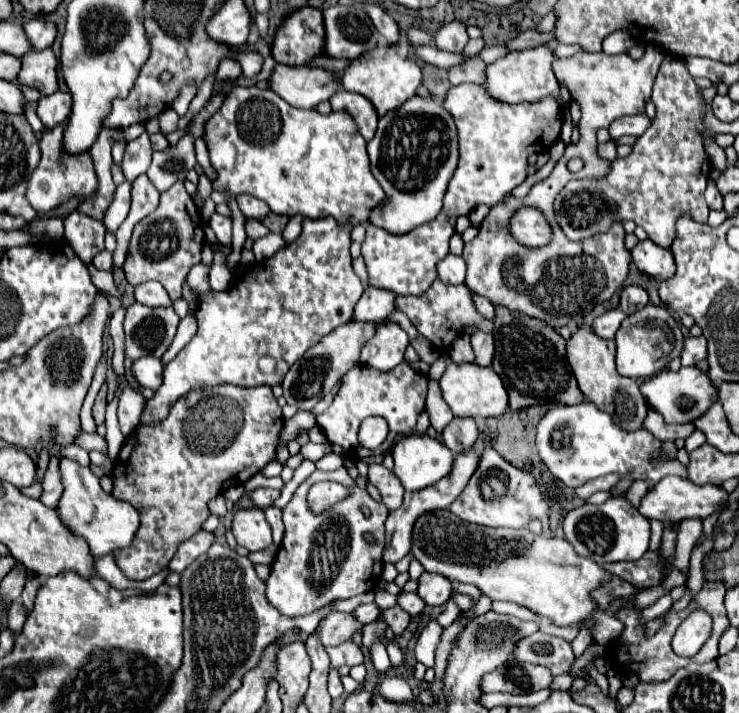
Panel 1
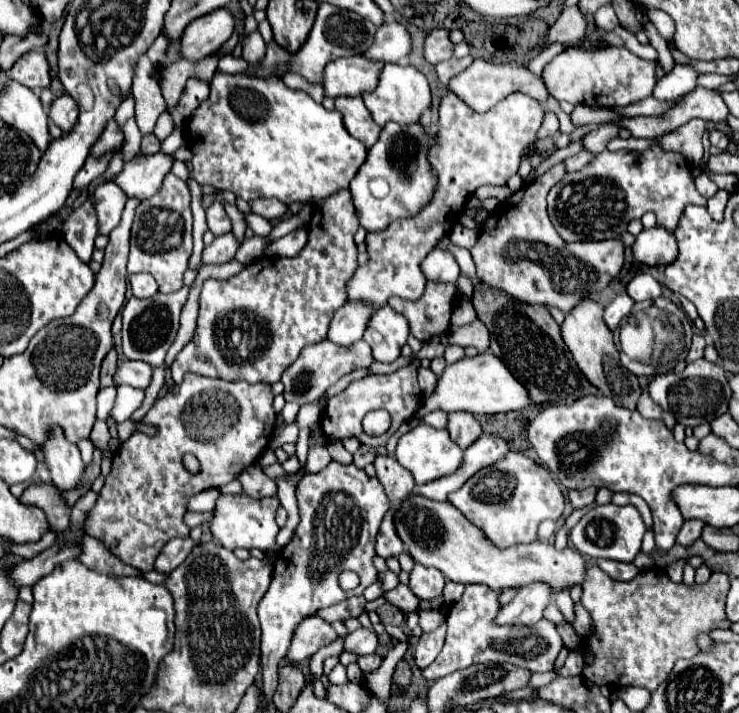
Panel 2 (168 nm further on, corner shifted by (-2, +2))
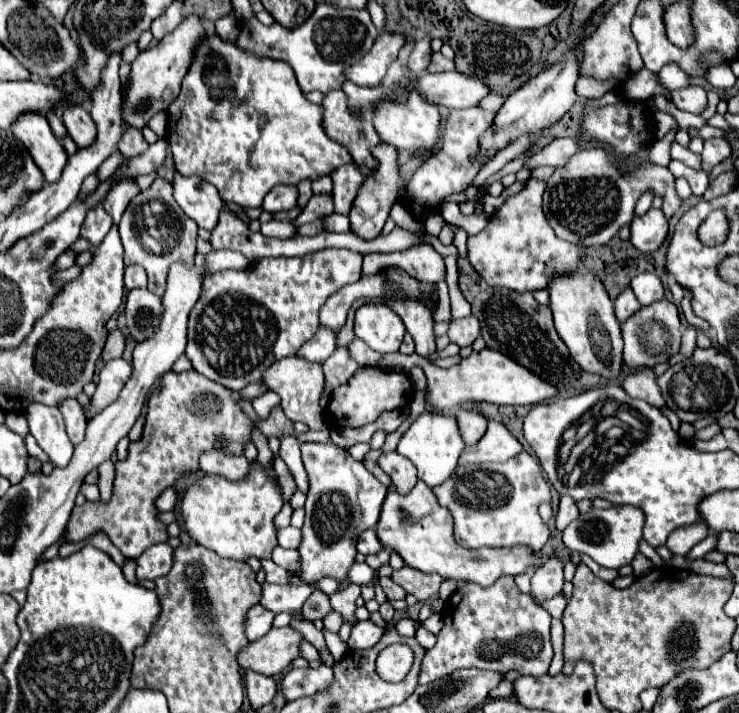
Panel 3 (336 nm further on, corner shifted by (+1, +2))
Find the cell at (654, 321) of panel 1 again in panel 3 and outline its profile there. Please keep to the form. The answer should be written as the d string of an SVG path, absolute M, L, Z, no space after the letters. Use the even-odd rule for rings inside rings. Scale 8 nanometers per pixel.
M659 300L649 306L643 306L641 312L633 314L627 322L621 324L623 330L623 340L625 340L625 350L623 350L623 362L631 368L647 368L655 366L657 362L667 362L671 354L679 352L681 344L681 320L679 320L679 310L673 302L669 300ZM653 324L659 326L659 334L653 330Z

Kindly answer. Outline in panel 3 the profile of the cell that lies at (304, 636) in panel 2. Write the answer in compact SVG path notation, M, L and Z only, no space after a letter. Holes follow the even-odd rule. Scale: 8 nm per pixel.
M291 626L271 628L261 640L249 642L237 654L237 664L241 664L241 670L253 670L265 676L281 674L299 656L299 642L301 634Z

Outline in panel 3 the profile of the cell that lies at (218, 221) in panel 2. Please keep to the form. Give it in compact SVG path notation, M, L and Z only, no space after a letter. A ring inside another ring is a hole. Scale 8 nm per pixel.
M175 172L173 190L181 210L187 216L191 216L199 228L213 230L217 226L223 200L219 198L219 192L217 188L213 188L213 184L197 176L191 178L191 176L181 176L179 172Z

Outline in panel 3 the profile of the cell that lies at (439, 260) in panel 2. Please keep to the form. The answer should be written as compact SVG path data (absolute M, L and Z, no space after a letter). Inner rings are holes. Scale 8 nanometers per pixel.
M419 244L417 248L407 248L405 252L389 254L365 254L363 256L363 276L369 276L377 270L397 266L419 282L435 284L445 278L443 256L429 244Z

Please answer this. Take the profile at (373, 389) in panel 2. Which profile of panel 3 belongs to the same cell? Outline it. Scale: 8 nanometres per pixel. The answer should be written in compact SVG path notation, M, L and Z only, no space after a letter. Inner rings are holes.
M357 368L357 372L339 388L333 390L329 400L329 412L335 426L351 426L361 428L369 422L375 422L387 410L405 408L411 394L411 382L403 372L383 372L381 368Z

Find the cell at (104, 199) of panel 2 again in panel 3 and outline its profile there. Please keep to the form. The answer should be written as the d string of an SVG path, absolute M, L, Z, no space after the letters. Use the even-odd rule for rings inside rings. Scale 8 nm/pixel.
M99 204L97 208L89 210L81 226L81 238L85 238L91 244L91 248L97 248L103 242L103 238L107 236L107 232L111 230L111 226L113 226L111 216L103 210L103 204Z

